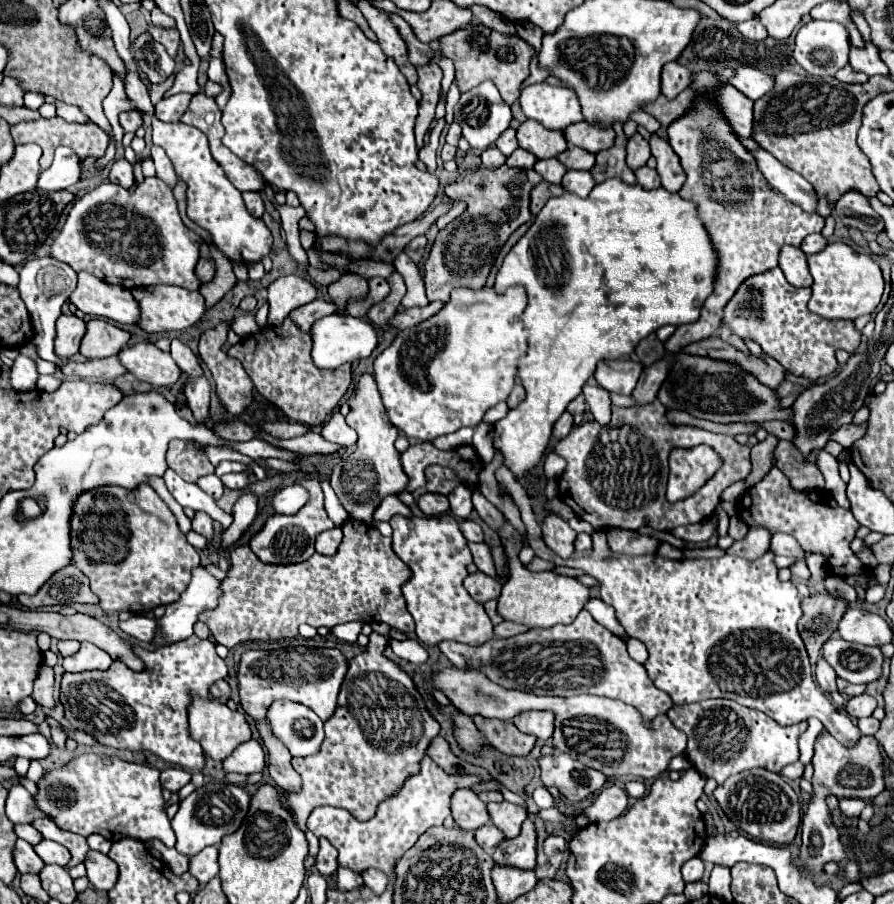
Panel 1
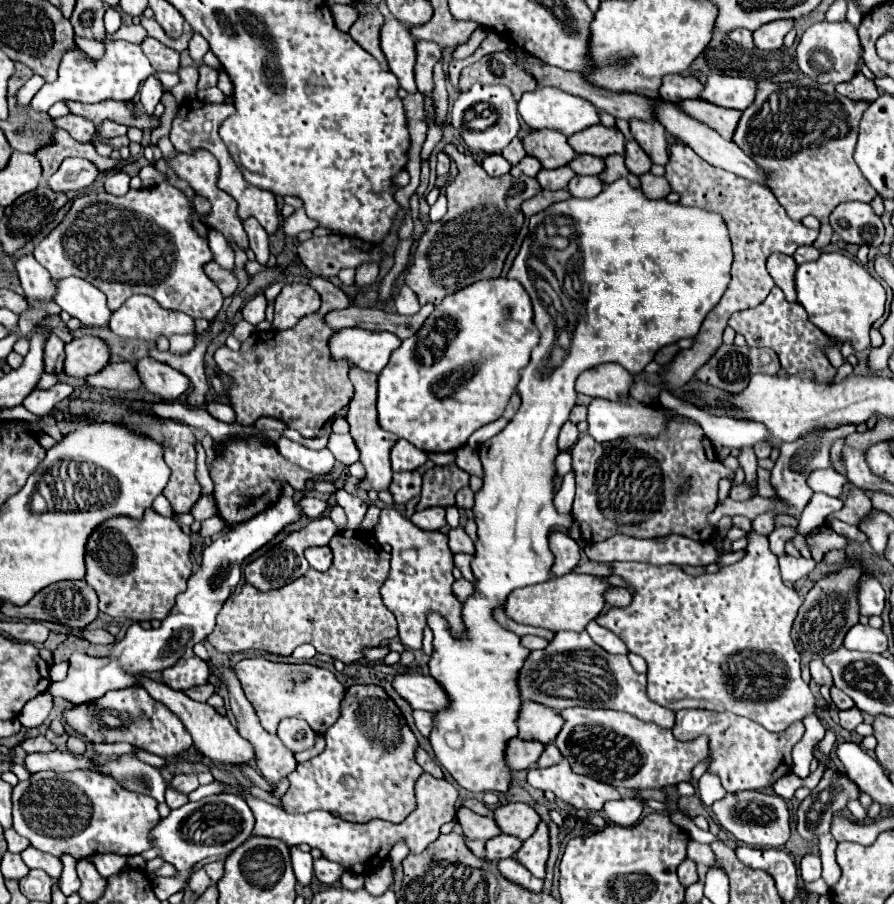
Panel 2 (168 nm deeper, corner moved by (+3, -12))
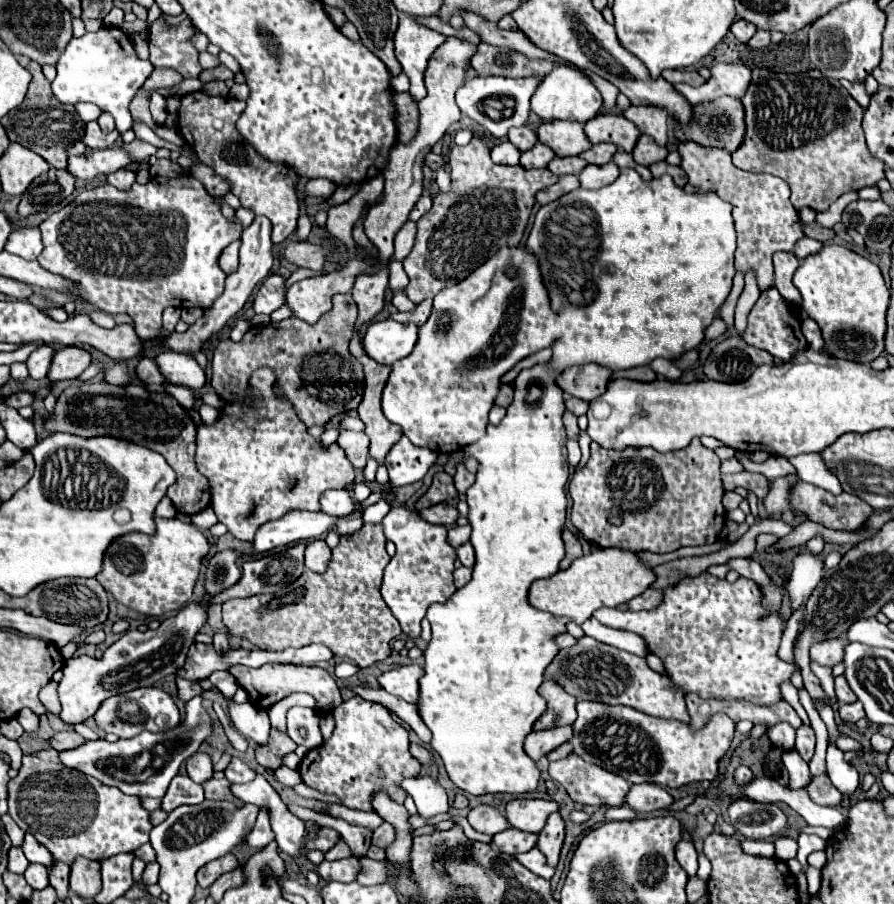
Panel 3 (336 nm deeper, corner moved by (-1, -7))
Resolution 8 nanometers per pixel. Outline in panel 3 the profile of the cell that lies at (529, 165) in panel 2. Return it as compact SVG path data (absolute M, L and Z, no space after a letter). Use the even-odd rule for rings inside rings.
M536 143L532 149L522 153L520 165L524 169L542 169L552 161L552 157L554 157L554 151L550 147L546 147L544 143Z

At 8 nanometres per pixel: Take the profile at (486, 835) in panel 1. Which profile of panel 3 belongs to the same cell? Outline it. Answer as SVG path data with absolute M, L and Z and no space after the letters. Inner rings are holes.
M514 827L494 835L494 843L502 853L508 853L508 855L516 855L516 853L526 853L530 851L538 841L538 835L536 833L524 833L524 831L518 831Z

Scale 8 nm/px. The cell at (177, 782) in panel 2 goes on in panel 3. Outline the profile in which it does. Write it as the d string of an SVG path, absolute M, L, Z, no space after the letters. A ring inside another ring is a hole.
M196 753L192 755L188 761L186 761L186 769L188 769L188 777L194 781L194 783L204 783L212 777L212 771L214 771L214 765L212 765L212 759L208 753Z

